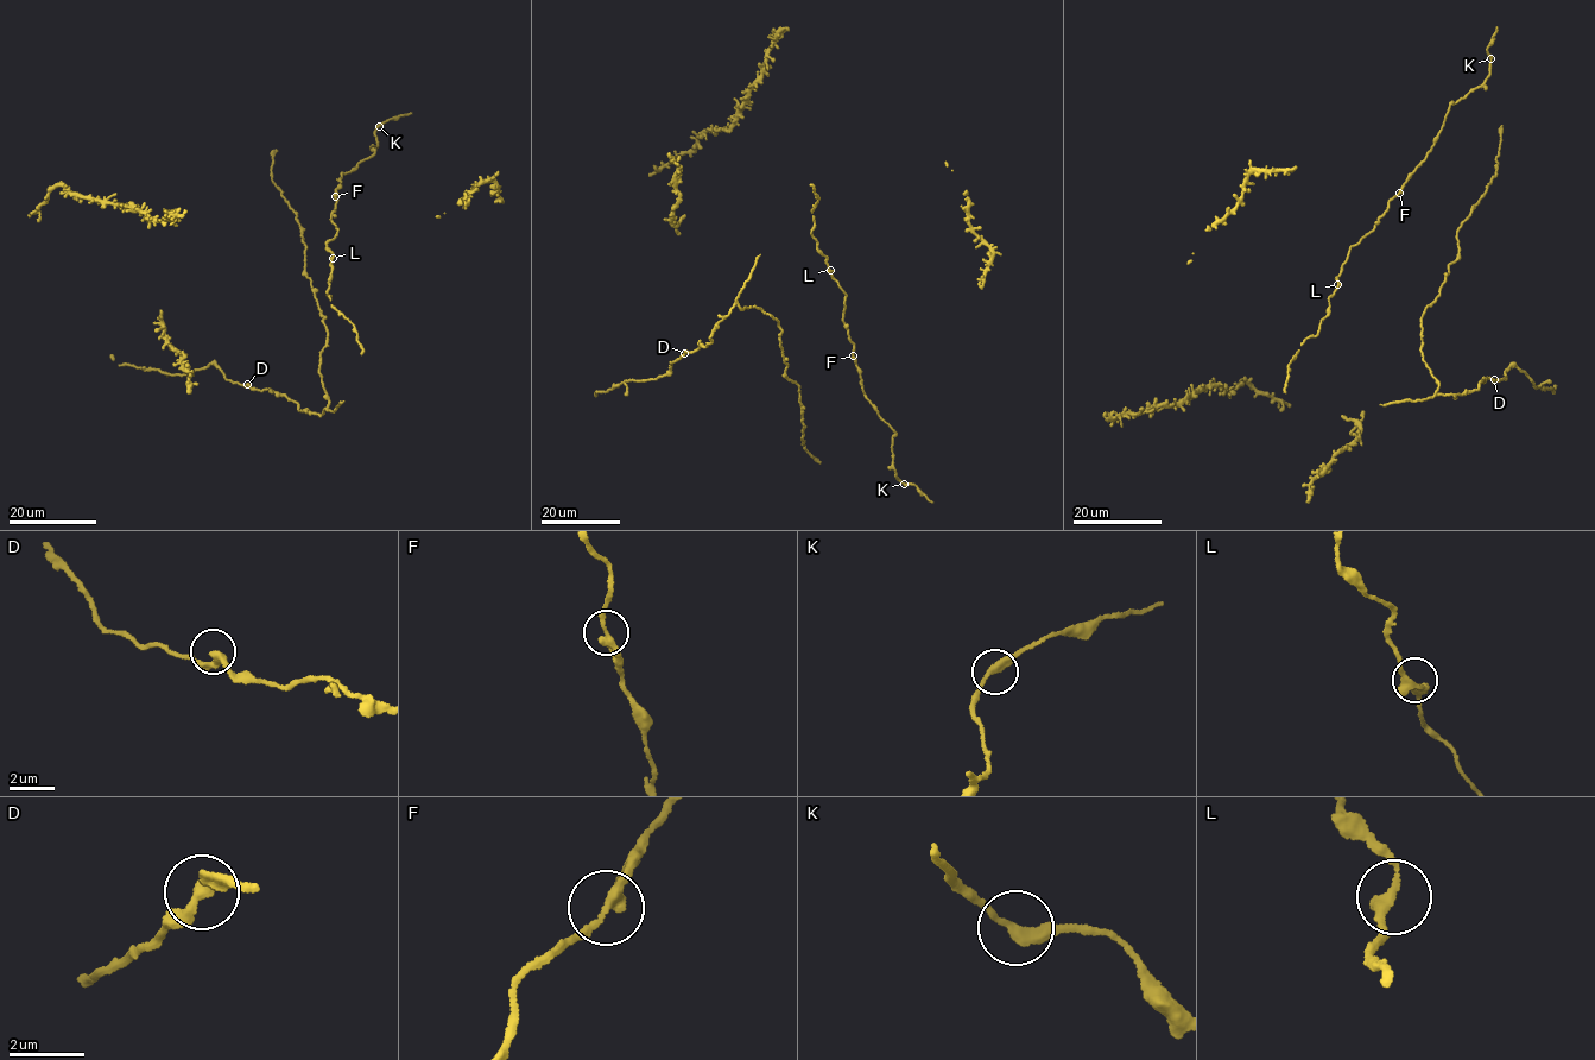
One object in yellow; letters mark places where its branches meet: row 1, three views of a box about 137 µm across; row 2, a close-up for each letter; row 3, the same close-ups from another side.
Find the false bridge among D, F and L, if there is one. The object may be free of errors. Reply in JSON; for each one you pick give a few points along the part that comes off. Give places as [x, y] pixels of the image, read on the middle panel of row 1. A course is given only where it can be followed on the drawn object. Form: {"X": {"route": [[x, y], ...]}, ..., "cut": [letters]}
{"cut": []}

